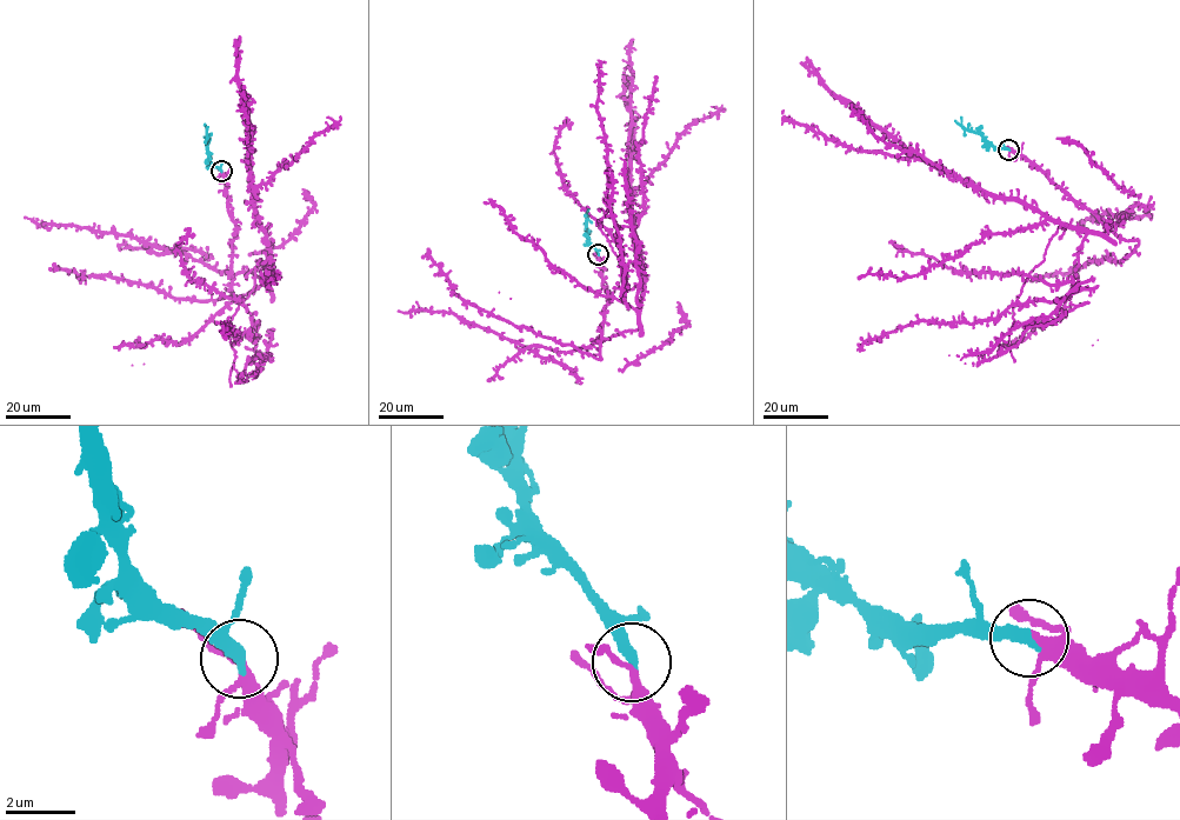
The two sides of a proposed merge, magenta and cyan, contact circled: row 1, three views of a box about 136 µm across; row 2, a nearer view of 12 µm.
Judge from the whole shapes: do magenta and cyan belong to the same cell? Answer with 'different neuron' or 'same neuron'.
same neuron

